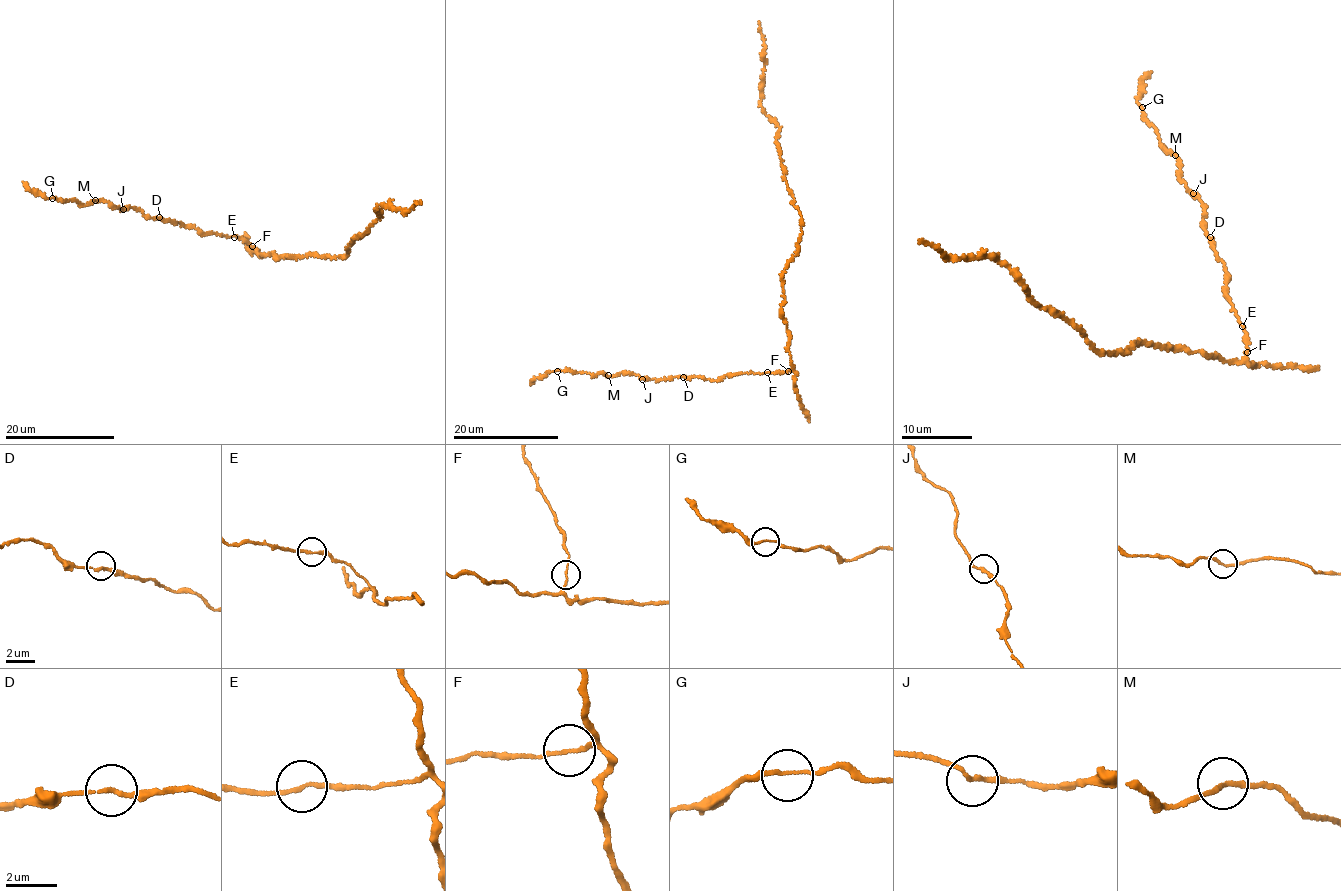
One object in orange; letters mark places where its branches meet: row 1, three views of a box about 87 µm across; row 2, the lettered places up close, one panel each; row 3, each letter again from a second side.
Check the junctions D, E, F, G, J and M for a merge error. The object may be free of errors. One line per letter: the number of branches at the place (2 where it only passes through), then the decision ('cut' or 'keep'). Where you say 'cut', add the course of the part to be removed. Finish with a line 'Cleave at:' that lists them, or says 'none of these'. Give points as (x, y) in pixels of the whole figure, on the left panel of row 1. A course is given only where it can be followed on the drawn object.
D: branches 2; keep
E: branches 2; keep
F: branches 2; keep
G: branches 2; keep
J: branches 2; keep
M: branches 2; keep
Cleave at: none of these

